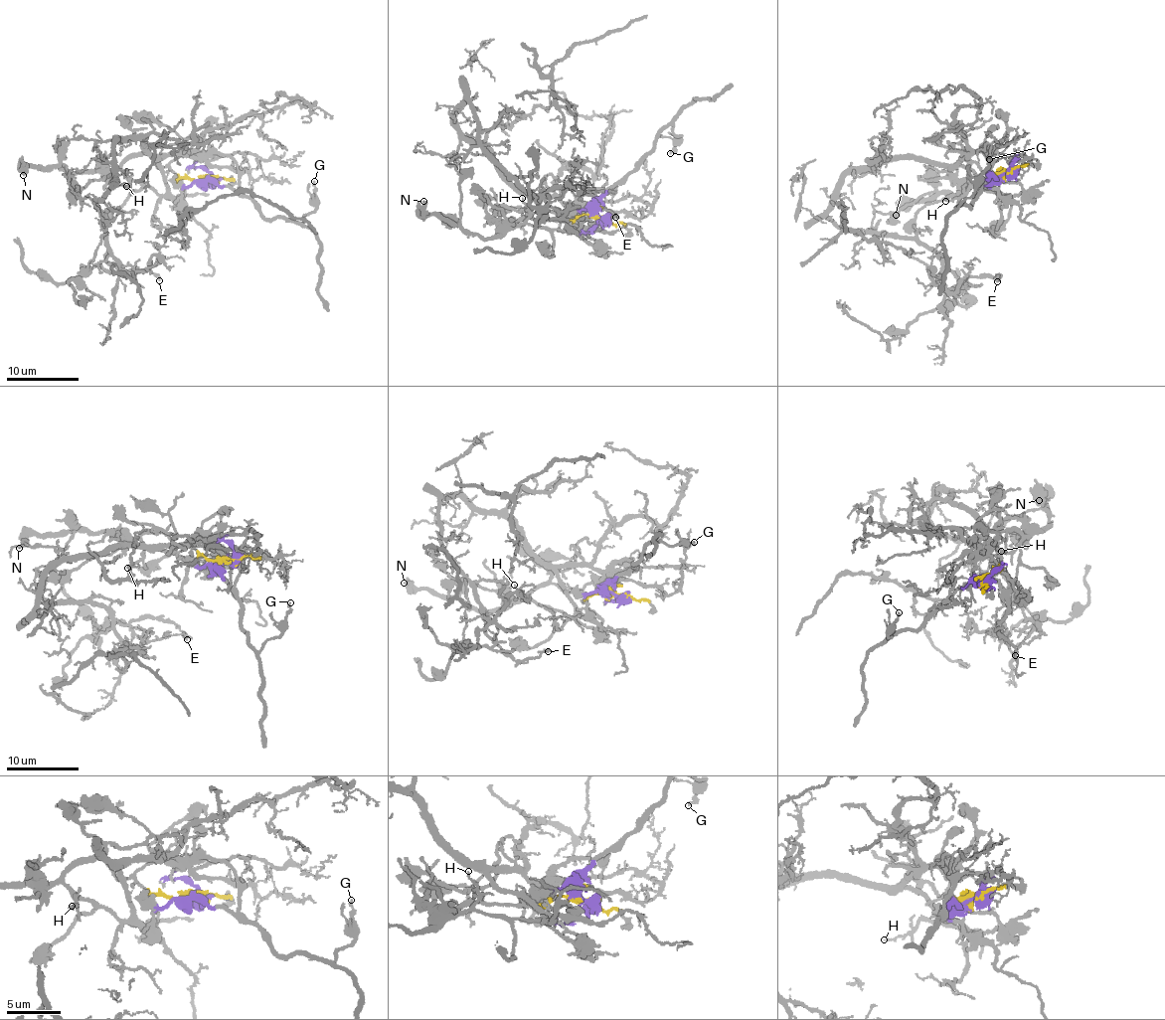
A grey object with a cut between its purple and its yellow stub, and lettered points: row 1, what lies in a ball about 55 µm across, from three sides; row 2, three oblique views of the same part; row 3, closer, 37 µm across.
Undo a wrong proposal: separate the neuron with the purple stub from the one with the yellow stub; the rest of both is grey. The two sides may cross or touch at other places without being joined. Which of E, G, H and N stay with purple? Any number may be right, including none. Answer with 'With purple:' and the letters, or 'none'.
With purple: G

